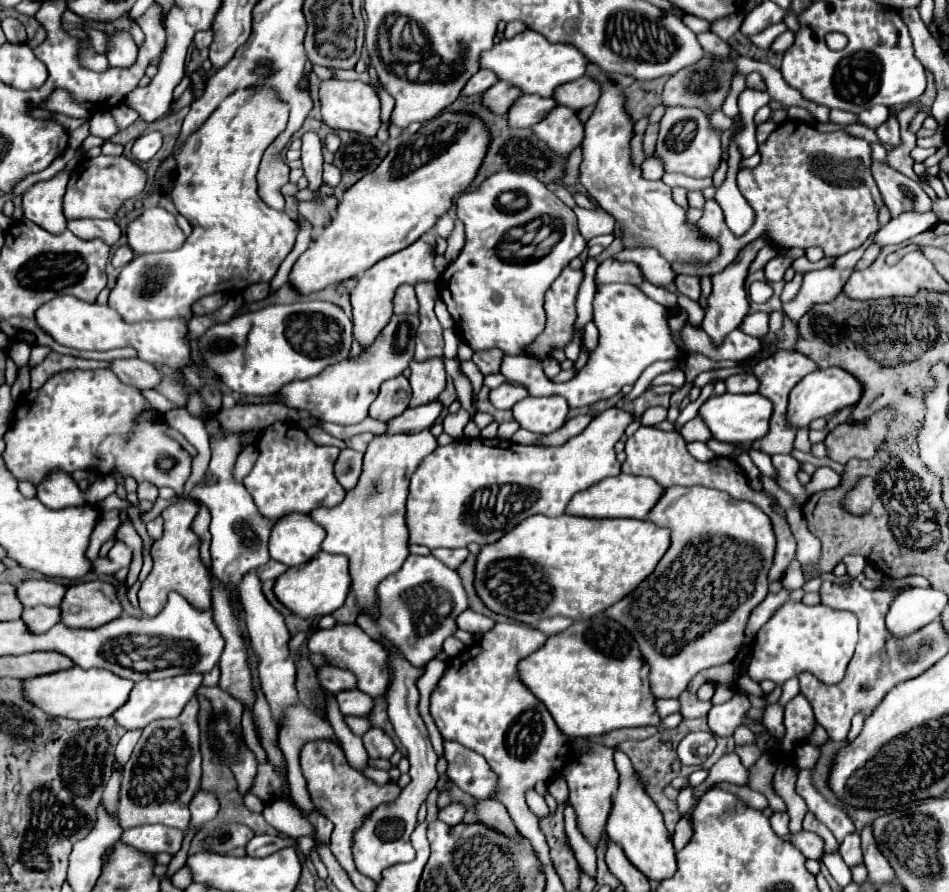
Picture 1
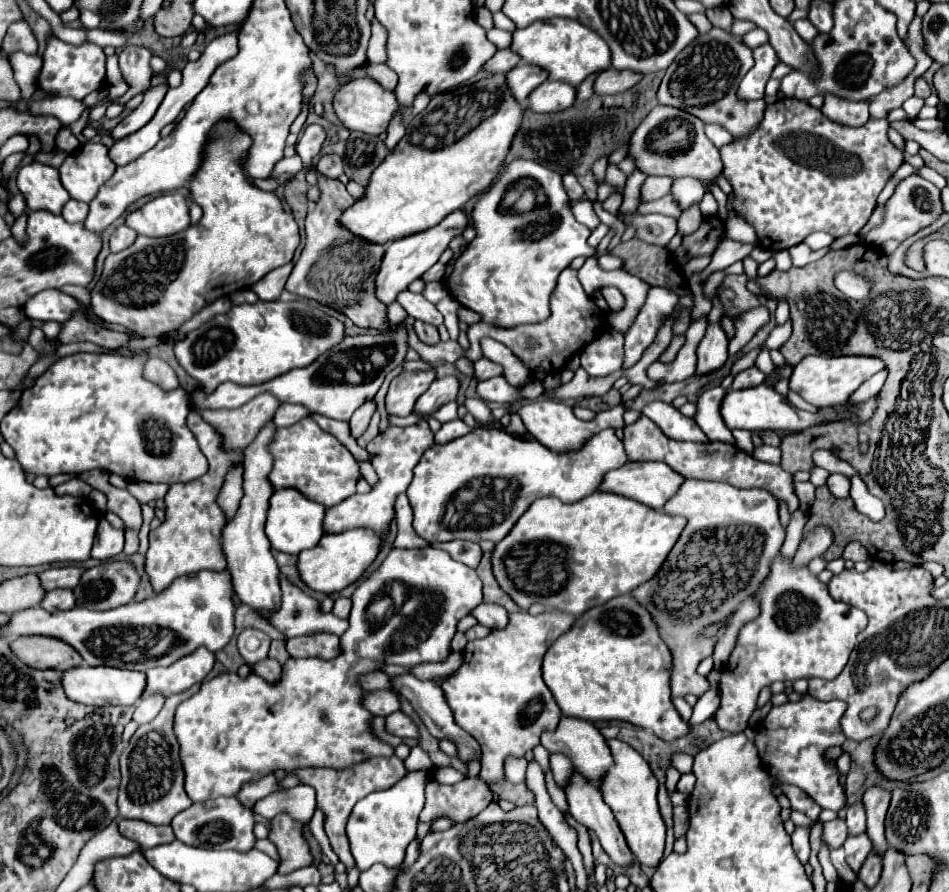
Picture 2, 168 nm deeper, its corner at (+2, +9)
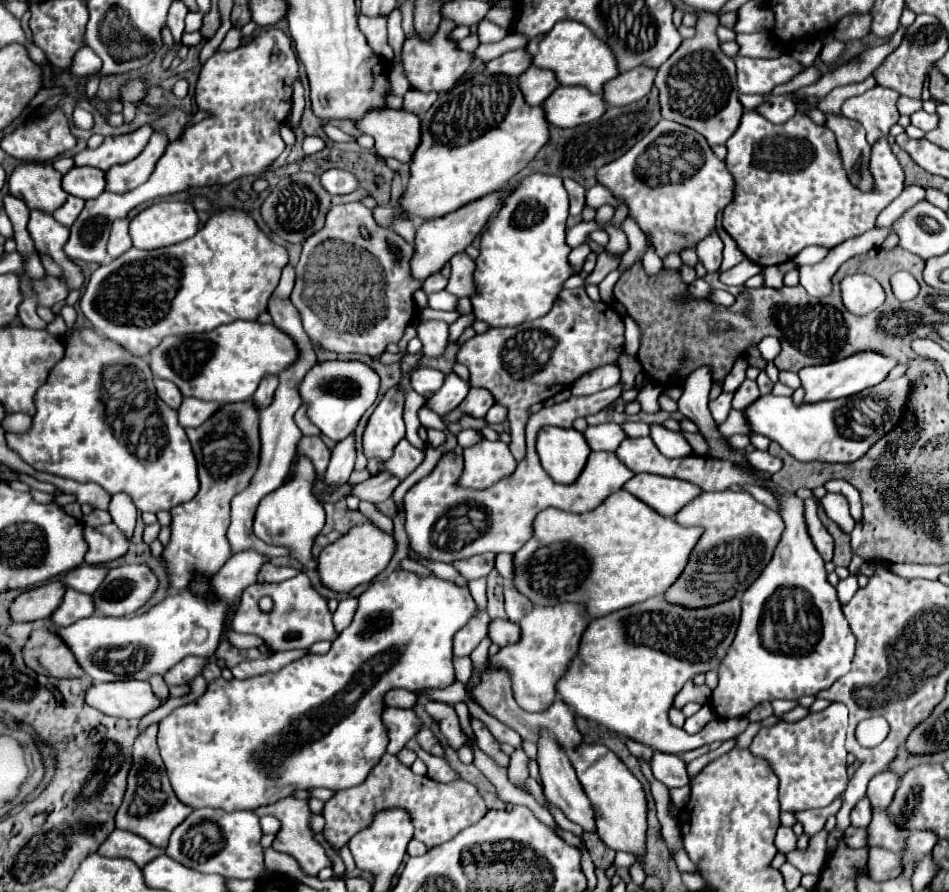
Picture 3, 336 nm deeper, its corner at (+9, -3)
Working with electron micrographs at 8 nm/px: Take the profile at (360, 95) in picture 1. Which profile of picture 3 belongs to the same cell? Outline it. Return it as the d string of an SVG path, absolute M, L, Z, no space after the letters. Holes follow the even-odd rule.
M373 110L355 122L363 134L375 138L375 150L381 158L395 158L409 164L421 142L421 116L405 110Z

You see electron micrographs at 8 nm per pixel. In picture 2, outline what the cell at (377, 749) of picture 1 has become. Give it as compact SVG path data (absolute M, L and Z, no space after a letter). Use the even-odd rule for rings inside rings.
M394 712L392 716L386 718L386 732L400 736L400 738L418 738L414 722L402 712Z

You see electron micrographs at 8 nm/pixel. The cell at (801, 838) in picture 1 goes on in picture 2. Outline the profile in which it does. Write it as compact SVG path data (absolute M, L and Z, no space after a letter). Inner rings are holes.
M836 818L832 822L822 822L822 844L828 850L842 846L846 840L846 822Z

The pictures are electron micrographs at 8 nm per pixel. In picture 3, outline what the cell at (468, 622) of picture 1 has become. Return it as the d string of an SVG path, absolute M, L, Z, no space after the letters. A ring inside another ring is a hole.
M493 620L489 624L489 638L499 644L499 646L509 646L511 644L511 636L513 642L517 642L517 638L521 638L521 628L519 624L511 624L511 620Z

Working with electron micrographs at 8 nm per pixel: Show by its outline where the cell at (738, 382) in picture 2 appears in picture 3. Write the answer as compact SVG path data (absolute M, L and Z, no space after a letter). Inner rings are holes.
M745 380L739 390L735 392L735 398L733 398L733 408L737 410L745 410L749 408L749 404L753 404L757 398L759 398L759 388L757 388L757 382L753 380Z

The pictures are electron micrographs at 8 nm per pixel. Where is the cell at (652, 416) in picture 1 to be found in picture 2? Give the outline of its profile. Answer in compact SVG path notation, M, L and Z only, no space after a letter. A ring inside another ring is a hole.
M650 402L642 410L644 416L654 420L666 436L672 436L674 440L686 440L686 442L708 442L708 436L698 428L698 424L692 418L682 416L672 404L666 402Z

